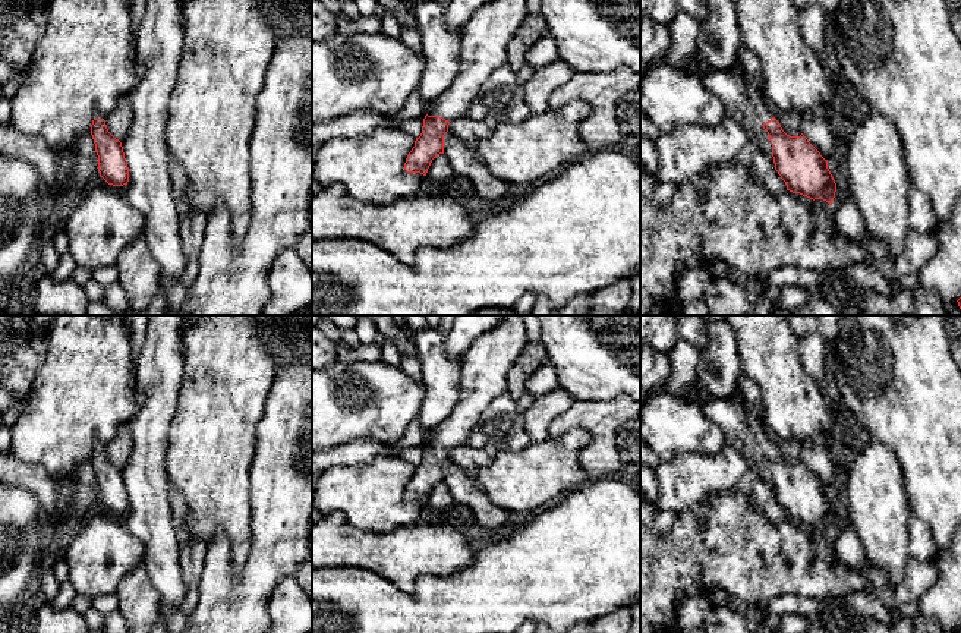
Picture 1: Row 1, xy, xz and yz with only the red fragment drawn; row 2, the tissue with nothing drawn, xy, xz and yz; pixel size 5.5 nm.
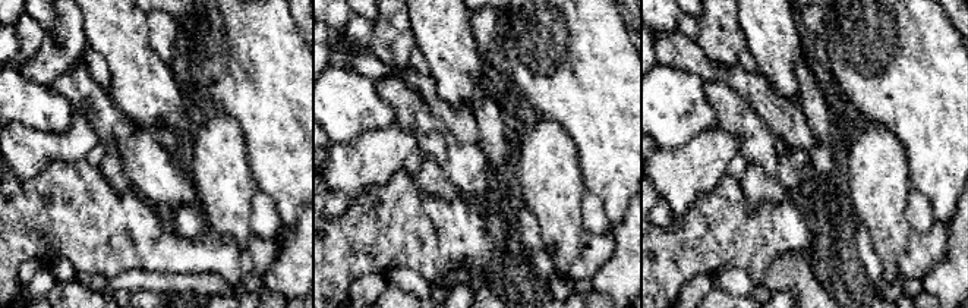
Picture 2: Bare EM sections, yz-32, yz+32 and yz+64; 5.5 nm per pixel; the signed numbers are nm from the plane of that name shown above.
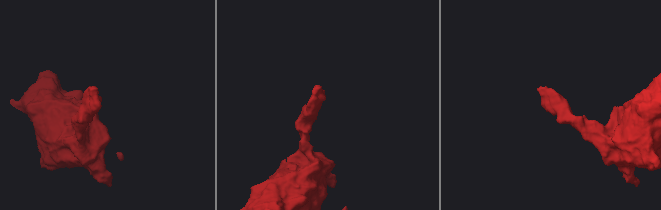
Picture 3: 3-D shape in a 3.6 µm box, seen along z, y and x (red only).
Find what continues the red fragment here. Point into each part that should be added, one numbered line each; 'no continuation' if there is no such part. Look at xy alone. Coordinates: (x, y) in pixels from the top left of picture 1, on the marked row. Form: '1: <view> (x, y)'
no continuation

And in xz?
1: xz (484, 40)

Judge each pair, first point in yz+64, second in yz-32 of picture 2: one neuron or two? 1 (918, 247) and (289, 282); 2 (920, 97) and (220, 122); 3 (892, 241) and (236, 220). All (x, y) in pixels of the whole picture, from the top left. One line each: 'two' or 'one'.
1: two
2: two
3: one

